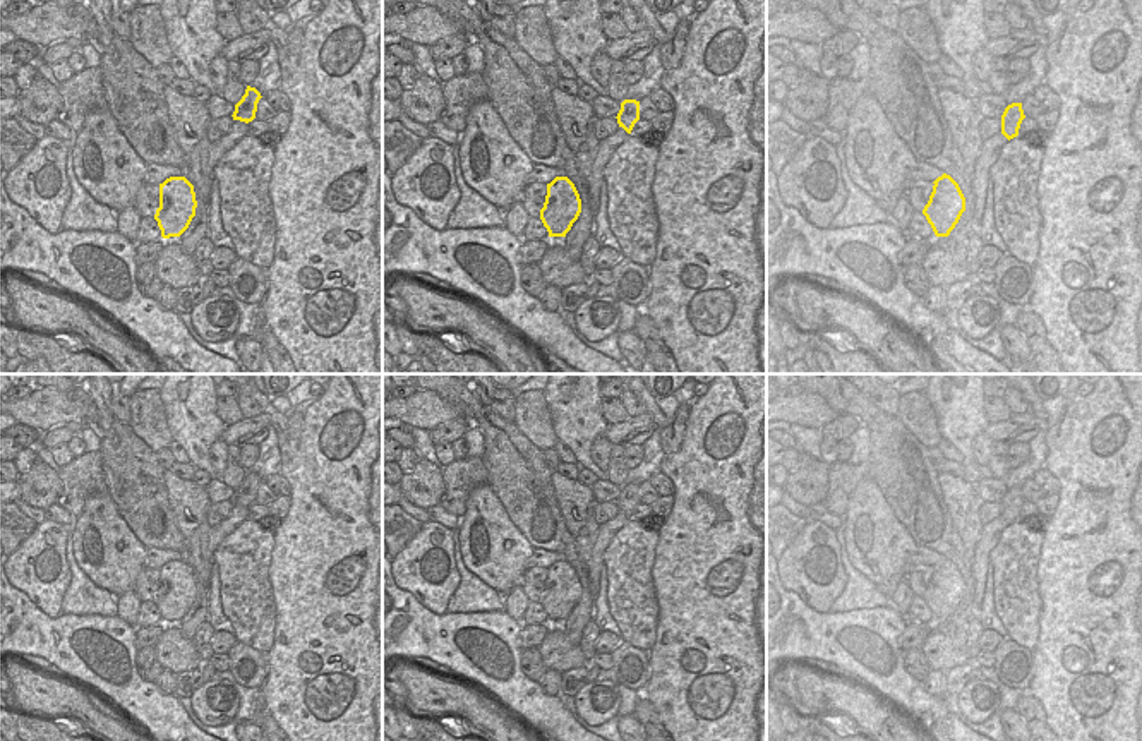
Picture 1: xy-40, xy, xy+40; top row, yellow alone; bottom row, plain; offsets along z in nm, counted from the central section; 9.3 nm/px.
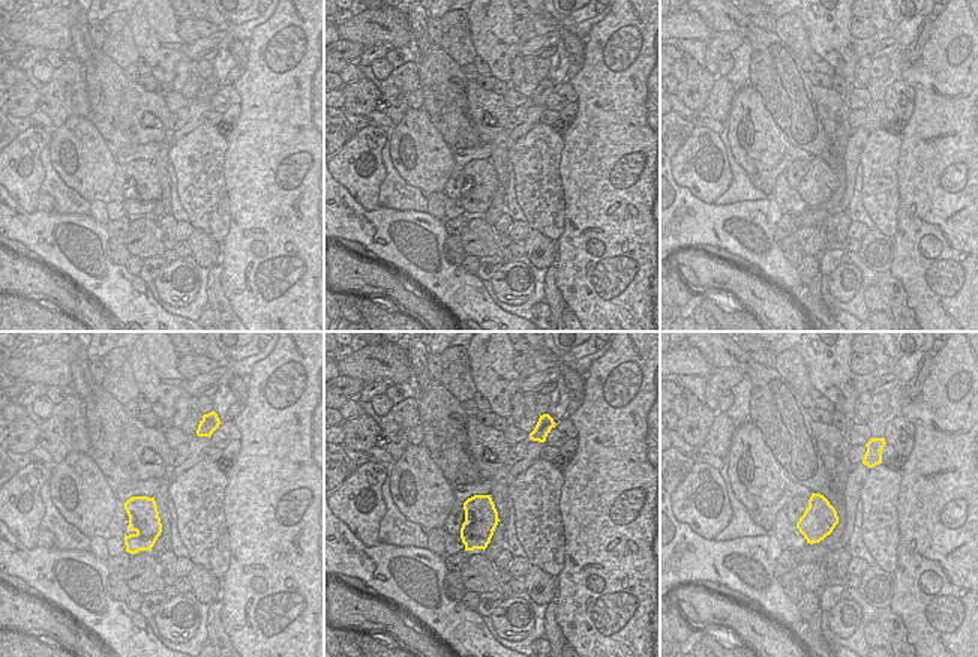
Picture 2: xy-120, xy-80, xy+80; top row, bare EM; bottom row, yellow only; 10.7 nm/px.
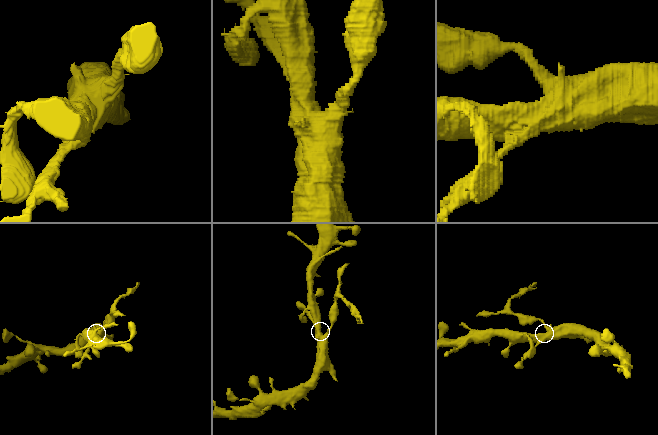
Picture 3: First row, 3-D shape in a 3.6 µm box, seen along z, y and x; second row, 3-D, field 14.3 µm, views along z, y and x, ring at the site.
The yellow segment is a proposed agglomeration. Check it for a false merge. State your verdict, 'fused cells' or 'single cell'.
fused cells

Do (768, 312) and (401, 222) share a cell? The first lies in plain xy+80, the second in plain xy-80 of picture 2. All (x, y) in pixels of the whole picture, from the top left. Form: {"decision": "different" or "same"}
{"decision": "different"}

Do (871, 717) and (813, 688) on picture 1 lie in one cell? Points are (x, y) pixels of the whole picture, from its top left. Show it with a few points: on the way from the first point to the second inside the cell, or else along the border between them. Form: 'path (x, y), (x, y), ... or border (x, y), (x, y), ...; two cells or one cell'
path (858, 704), (827, 693); one cell

